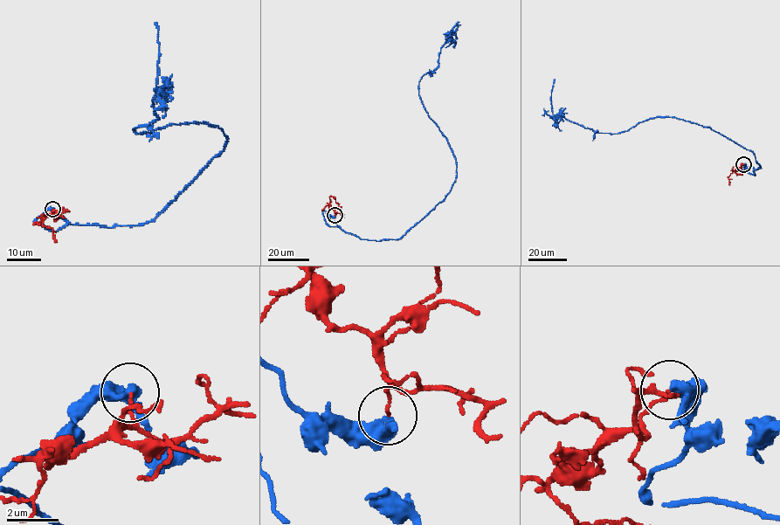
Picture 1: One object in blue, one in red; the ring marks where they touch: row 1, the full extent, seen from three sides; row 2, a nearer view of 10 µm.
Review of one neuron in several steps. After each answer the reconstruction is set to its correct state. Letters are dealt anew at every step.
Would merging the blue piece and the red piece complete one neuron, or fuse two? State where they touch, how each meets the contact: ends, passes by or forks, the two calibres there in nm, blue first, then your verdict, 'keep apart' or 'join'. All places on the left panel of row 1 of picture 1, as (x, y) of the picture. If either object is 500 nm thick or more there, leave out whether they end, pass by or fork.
(52, 209) | blue passes by | red ends | 280/110 nm | keep apart

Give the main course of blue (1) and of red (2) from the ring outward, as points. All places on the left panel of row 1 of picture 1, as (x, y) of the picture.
1: (52, 209), (34, 221), (58, 231), (152, 222), (224, 150), (217, 126), (133, 129), (158, 120), (155, 22)
2: (52, 209), (48, 215), (42, 216), (43, 224), (52, 229), (55, 241)

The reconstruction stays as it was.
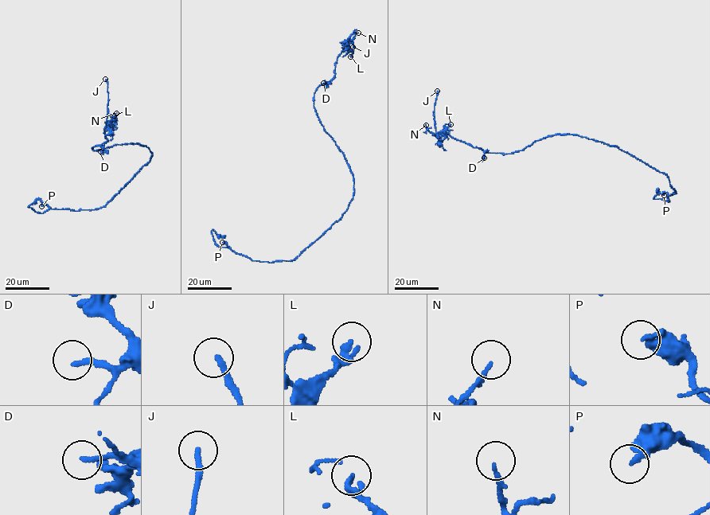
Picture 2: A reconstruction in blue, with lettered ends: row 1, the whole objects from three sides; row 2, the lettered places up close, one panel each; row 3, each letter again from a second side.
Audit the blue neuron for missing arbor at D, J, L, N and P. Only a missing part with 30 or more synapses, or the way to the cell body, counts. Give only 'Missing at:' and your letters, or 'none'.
Missing at: J

